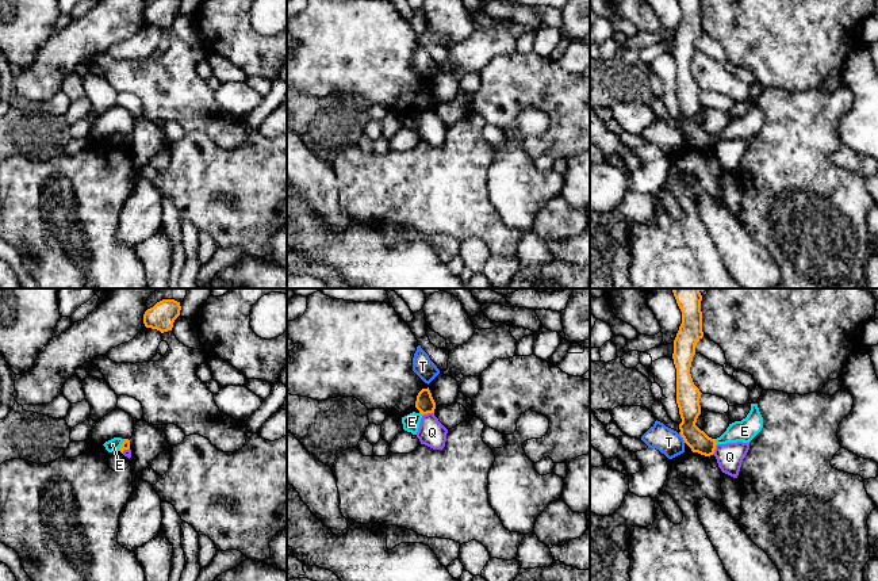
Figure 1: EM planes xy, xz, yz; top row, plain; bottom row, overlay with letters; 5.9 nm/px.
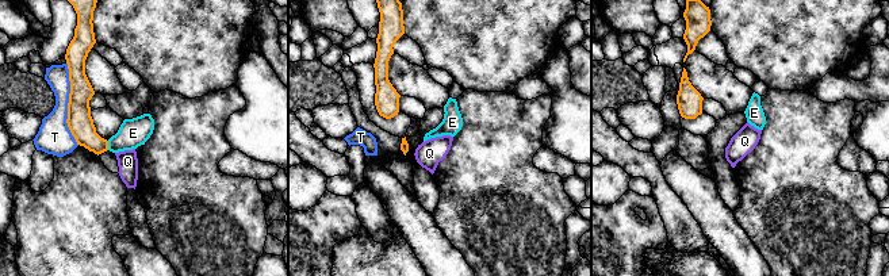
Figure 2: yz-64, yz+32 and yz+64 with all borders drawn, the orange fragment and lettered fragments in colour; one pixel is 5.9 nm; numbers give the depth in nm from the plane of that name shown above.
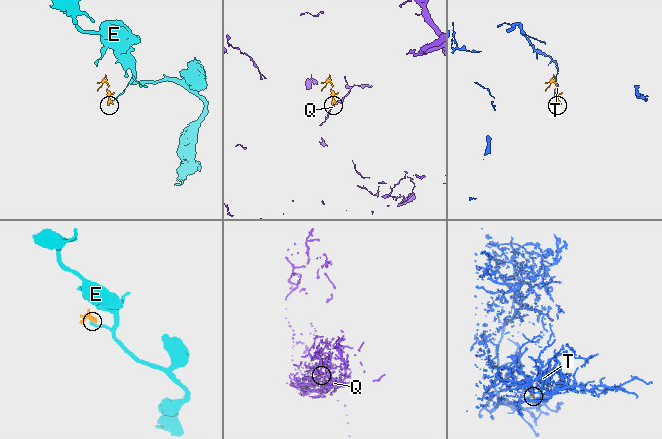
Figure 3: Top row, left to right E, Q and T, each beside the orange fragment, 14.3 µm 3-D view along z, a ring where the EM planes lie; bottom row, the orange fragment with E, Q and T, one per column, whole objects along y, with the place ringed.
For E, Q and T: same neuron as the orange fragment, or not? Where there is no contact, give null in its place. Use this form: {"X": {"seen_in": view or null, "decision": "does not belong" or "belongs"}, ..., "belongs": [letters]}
{"E": {"seen_in": "yz", "decision": "does not belong"}, "Q": {"seen_in": "xz", "decision": "does not belong"}, "T": {"seen_in": "yz", "decision": "does not belong"}, "belongs": []}

